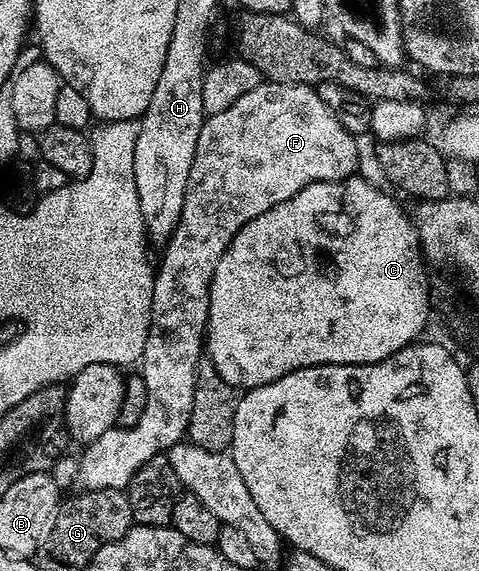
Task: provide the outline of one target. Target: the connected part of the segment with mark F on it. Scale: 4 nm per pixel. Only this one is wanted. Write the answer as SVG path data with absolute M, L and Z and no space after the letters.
M261 83L254 87L254 91L246 91L242 99L230 103L226 111L205 116L186 183L181 218L173 229L172 237L163 246L164 258L160 265L158 261L152 278L152 318L142 358L142 376L148 400L146 411L142 411L134 425L108 429L103 435L98 435L98 439L83 446L84 454L80 457L81 490L127 490L135 472L148 459L185 440L191 404L194 403L196 368L206 345L210 283L214 279L218 259L222 259L226 247L230 247L234 235L238 235L242 226L262 215L262 211L270 211L270 207L298 195L302 187L315 181L343 181L345 177L353 176L357 172L356 160L360 157L356 141L357 138L348 133L338 119L334 119L334 111L322 103L315 88L310 85Z

